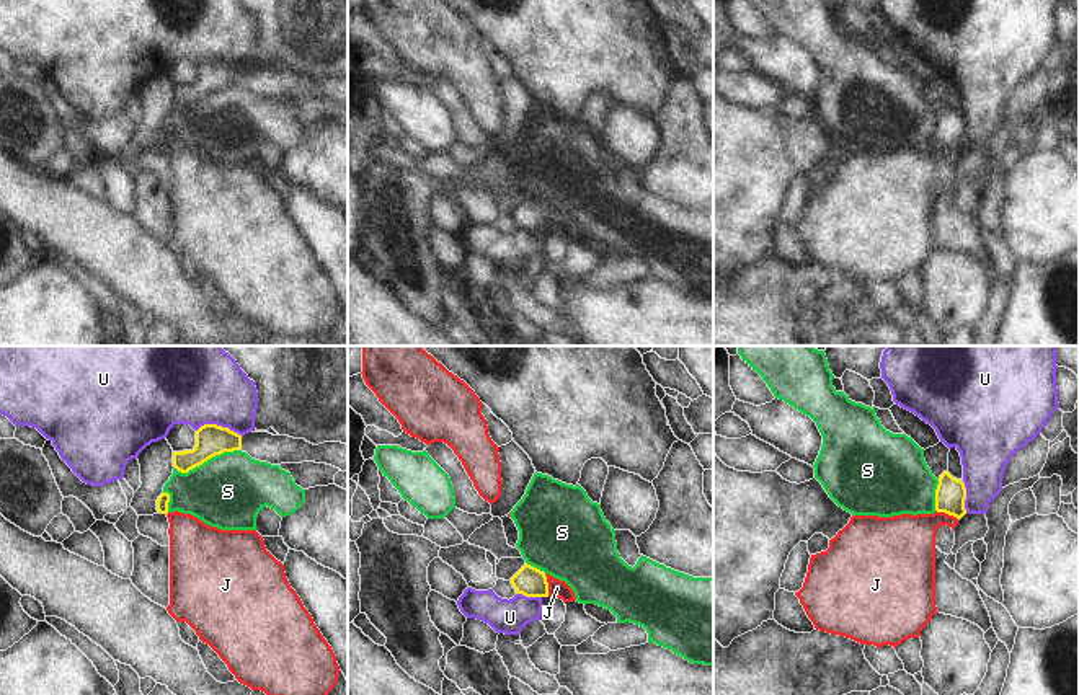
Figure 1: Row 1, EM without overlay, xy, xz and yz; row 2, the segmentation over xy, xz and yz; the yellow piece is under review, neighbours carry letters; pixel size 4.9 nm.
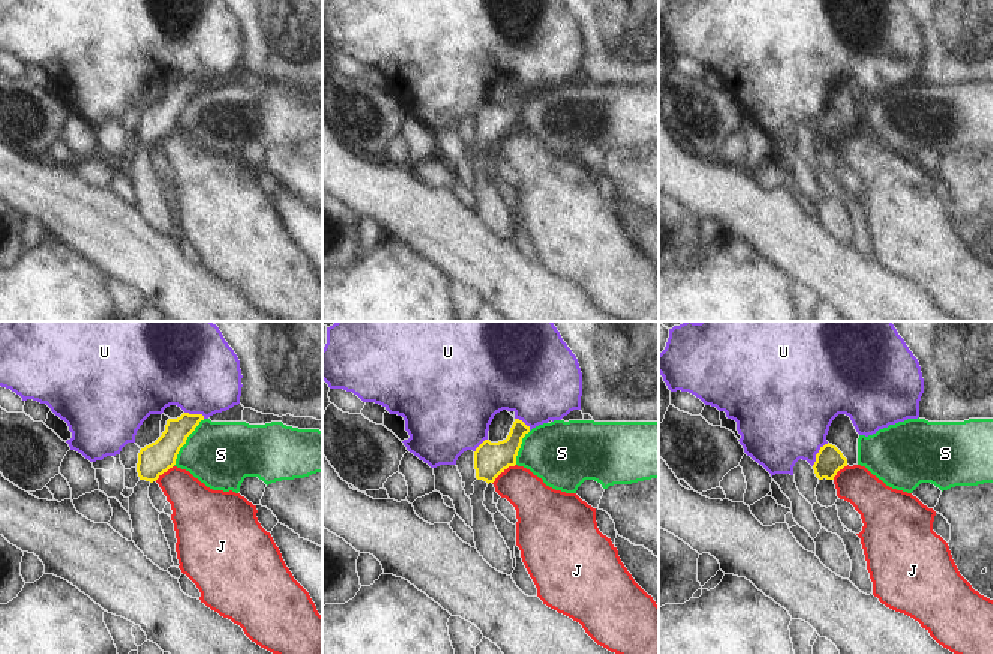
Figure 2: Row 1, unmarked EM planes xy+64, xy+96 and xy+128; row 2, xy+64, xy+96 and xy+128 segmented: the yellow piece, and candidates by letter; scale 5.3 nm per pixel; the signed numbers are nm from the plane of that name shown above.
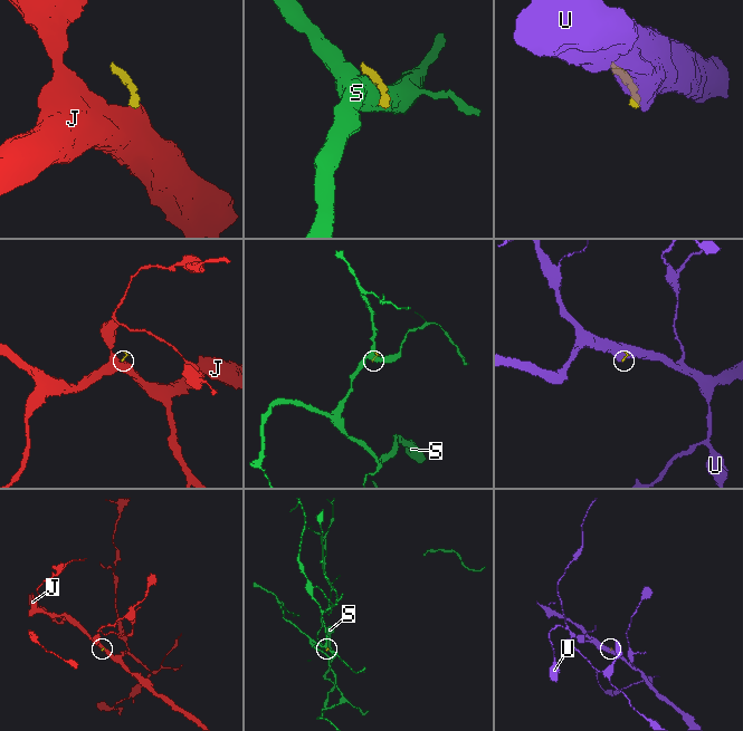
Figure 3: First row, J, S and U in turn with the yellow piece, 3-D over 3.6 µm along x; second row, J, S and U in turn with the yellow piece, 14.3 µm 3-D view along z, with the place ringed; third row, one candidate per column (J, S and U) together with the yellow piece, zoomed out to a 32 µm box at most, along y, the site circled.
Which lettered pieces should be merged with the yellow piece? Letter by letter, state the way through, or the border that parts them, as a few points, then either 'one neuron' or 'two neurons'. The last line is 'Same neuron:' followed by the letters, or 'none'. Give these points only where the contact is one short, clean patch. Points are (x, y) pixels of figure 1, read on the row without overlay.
J: border yz (936, 144), (959, 154); two neurons
S: border xy (239, 84), (216, 88), (186, 106), (175, 103); two neurons
U: two neurons
Same neuron: none

